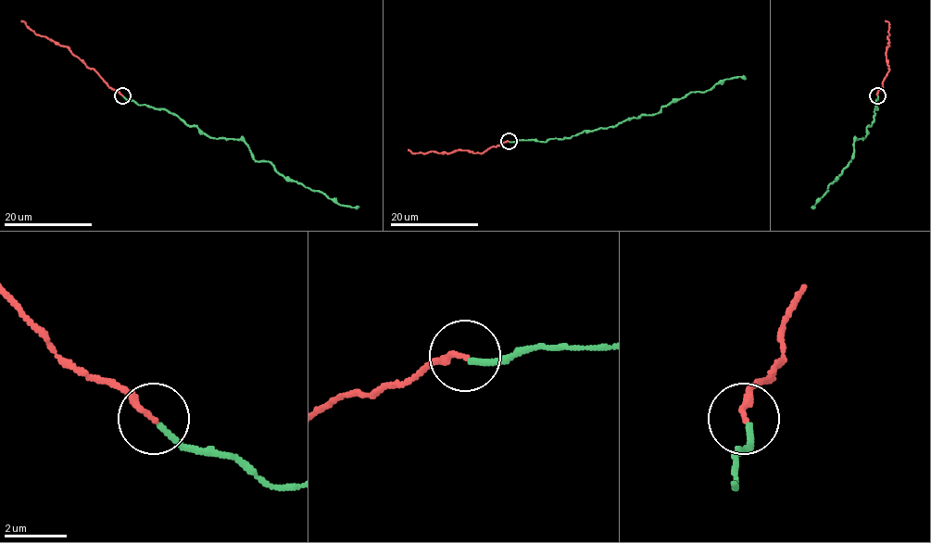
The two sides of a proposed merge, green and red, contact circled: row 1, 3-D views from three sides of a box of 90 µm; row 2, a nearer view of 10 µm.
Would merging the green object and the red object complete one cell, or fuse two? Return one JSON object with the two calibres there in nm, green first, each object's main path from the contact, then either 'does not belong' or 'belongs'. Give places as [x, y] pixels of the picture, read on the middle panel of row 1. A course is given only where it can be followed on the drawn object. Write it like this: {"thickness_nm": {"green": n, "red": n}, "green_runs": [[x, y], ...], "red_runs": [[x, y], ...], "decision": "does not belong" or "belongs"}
{"thickness_nm": {"green": 180, "red": 200}, "green_runs": [[509, 142], [547, 142], [615, 126], [655, 114], [673, 101], [691, 92], [710, 90], [724, 79], [746, 79]], "red_runs": [[509, 141], [482, 153], [455, 149], [449, 153], [411, 153], [408, 149]], "decision": "does not belong"}

